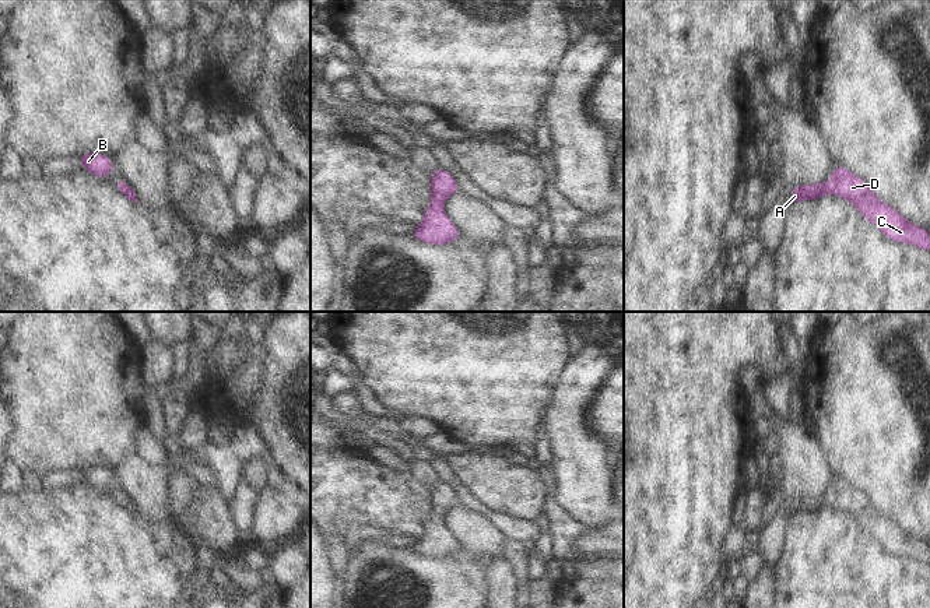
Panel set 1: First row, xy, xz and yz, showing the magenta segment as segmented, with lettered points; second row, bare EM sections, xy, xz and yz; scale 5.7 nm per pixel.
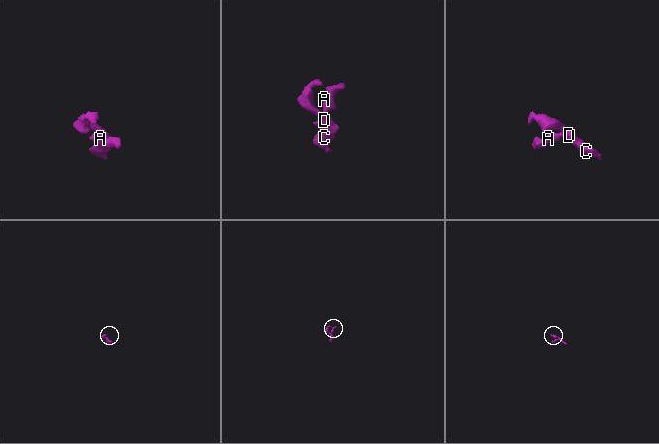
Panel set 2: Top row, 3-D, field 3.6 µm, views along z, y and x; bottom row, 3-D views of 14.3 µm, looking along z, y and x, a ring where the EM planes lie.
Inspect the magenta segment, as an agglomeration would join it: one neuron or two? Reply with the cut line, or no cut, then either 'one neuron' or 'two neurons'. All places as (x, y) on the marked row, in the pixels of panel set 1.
cut none; one neuron

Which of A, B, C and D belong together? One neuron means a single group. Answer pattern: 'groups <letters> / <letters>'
groups A B C D

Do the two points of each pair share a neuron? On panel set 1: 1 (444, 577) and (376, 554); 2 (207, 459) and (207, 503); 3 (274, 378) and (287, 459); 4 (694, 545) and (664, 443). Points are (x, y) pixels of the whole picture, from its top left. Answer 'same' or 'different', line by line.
1: same
2: different
3: same
4: same

